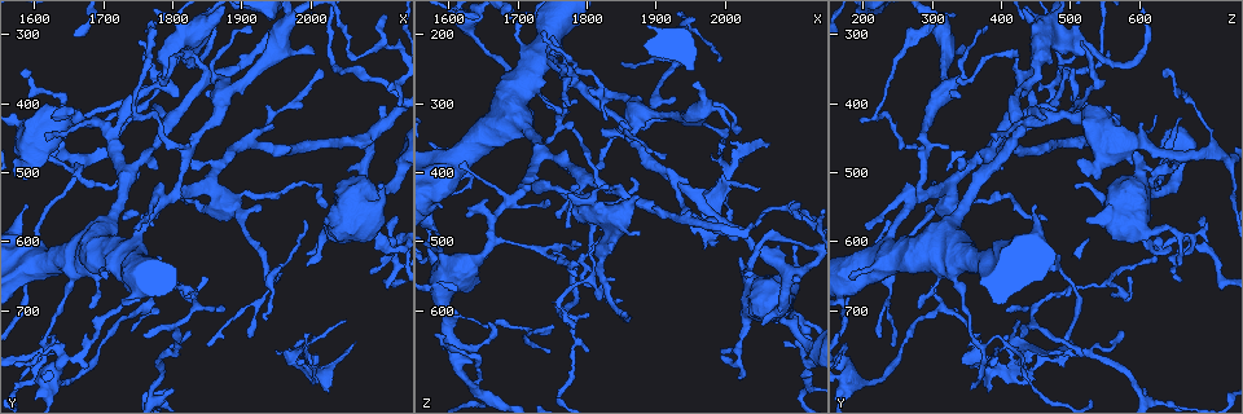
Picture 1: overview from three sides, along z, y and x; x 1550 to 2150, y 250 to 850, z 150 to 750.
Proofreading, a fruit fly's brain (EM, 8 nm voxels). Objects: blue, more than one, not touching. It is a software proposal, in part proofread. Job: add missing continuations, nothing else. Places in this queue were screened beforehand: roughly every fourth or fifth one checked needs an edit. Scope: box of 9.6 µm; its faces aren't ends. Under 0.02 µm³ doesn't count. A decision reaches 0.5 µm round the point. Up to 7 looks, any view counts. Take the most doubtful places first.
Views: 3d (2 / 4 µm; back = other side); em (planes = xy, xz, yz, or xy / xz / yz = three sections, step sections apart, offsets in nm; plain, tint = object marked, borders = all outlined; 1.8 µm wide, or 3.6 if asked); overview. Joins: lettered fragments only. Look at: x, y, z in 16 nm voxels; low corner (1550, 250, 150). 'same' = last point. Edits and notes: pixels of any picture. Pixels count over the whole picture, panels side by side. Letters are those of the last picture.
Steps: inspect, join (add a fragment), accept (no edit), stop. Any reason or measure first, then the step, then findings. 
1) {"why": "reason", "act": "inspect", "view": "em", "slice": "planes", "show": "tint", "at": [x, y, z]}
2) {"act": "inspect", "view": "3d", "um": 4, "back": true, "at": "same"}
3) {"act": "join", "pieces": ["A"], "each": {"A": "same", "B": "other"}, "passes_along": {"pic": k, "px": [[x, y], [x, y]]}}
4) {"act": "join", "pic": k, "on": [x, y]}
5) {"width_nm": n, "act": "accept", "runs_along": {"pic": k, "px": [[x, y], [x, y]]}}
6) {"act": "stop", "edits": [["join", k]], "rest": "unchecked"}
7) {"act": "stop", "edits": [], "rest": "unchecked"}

{"why": "tapers out", "act": "inspect", "view": "3d", "um": 2, "at": [2050, 715, 425]}

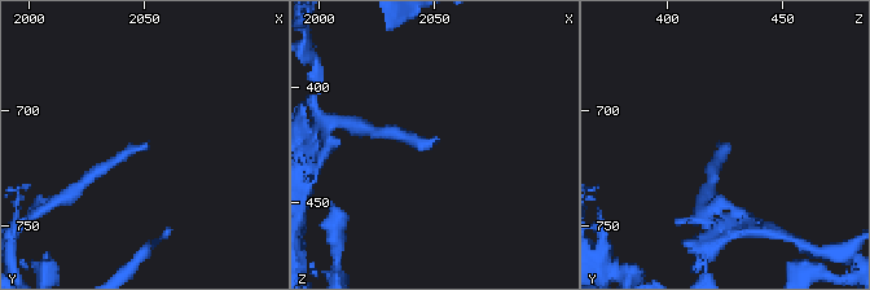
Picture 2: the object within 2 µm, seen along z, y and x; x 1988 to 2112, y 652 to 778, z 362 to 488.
{"why": "shape alone is not enough", "act": "inspect", "view": "em", "slice": "xz", "step": 4, "show": "borders", "at": [2050, 717, 425]}

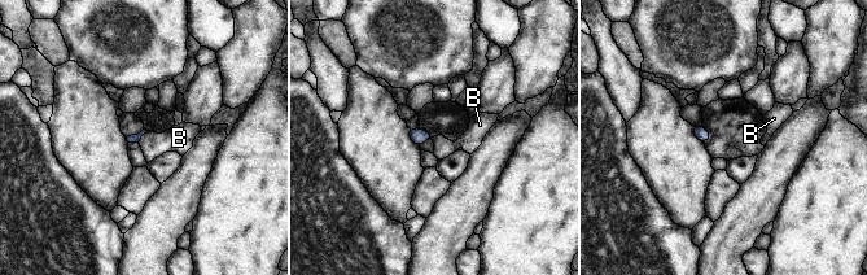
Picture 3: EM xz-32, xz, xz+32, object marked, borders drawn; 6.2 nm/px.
{"act": "join", "pieces": ["B"], "each": {"B": "same"}, "found": "the cell continues"}

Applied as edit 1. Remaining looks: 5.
{"why": "tapers out", "act": "inspect", "view": "3d", "um": 4, "at": [1760, 740, 430]}

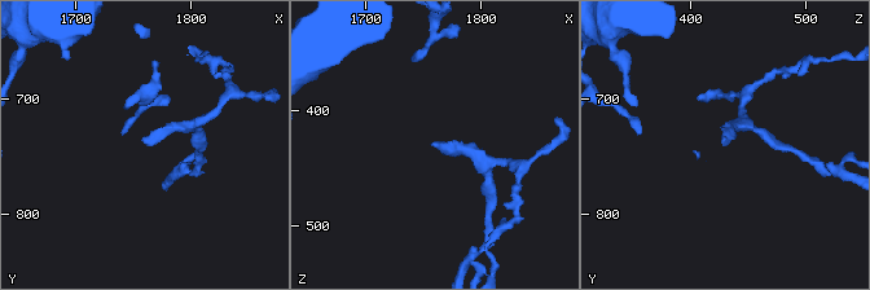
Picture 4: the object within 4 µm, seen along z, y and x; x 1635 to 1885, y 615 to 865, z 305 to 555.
{"why": "shape alone is not enough", "act": "inspect", "view": "em", "slice": "planes", "show": "borders", "at": [1760, 736, 426]}

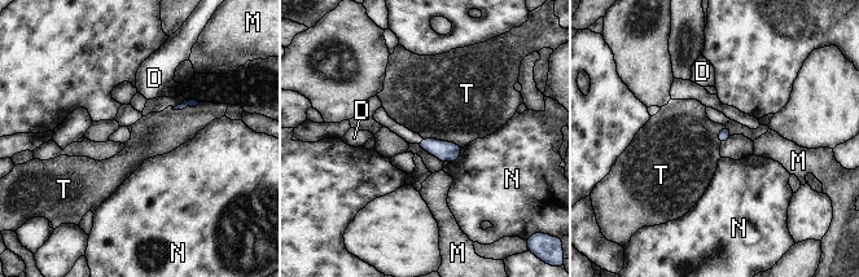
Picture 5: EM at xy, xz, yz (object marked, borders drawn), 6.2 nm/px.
{"longest_contact_nm": ["T", 260], "act": "accept", "each": {"D": "other", "M": "other", "N": "other", "T": "other"}, "border": {"pic": 5, "px": [[423, 137], [450, 140], [463, 146]]}, "found": "no lettered fragment goes on from it"}

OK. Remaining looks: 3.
{"why": "thin end", "act": "inspect", "view": "em", "slice": "planes", "show": "borders", "at": [1750, 310, 510]}

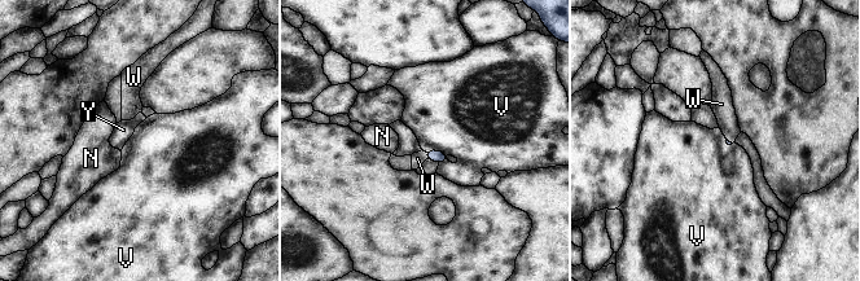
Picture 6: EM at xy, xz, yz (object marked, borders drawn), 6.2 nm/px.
{"longest_contact_nm": ["V", 150], "act": "accept", "each": {"N": "other", "V": "other", "W": "other", "Y": "other"}, "found": "none of them fits"}

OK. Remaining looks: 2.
{"act": "stop", "edits": [["join", 3]], "rest": "unchecked"}

